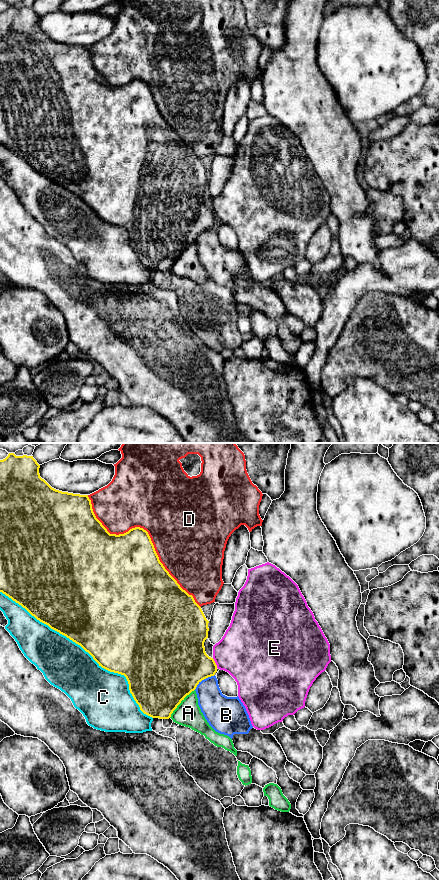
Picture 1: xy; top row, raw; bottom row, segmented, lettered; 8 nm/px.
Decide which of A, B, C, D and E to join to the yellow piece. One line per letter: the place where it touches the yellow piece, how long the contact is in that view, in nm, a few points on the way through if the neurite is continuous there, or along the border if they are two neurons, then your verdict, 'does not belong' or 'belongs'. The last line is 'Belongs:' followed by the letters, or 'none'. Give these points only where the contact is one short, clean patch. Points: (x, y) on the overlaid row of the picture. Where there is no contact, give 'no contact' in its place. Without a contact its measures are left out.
A: meets yellow in xy at (180, 702); contact 300 nm long; does not belong
B: meets yellow in xy at (203, 679); contact 200 nm long; does not belong
C: meets yellow in xy at (85, 650); contact 1600 nm long; does not belong
D: meets yellow in xy at (147, 533); contact 1300 nm long; does not belong
E: meets yellow in xy at (215, 663); contact 90 nm long; border along xy (212, 658), (217, 667); does not belong
Belongs: none

